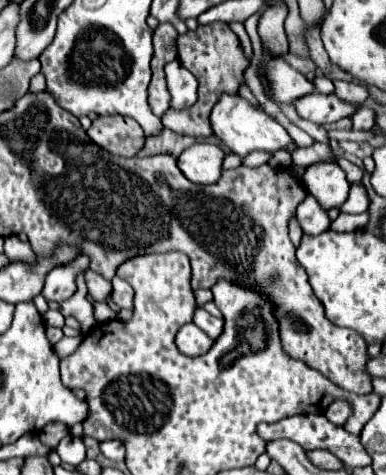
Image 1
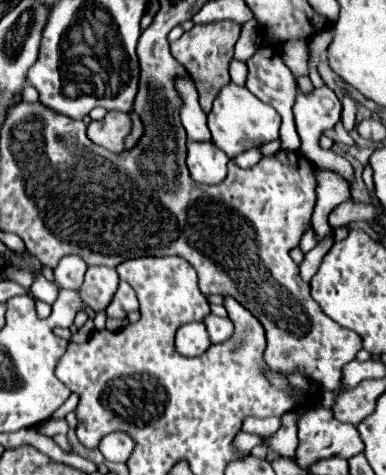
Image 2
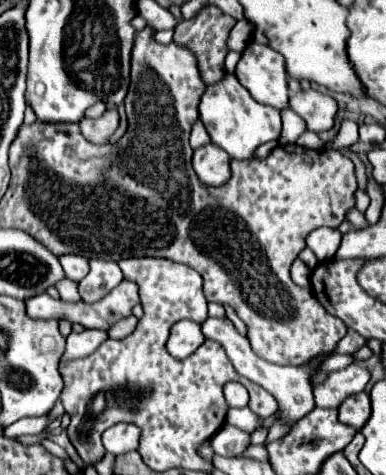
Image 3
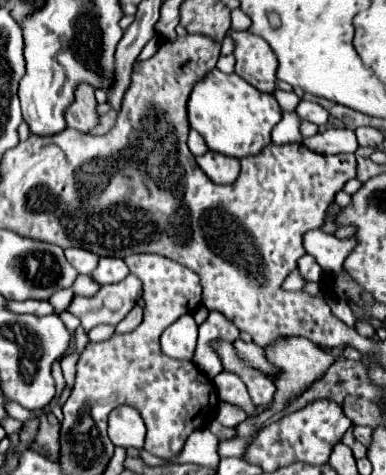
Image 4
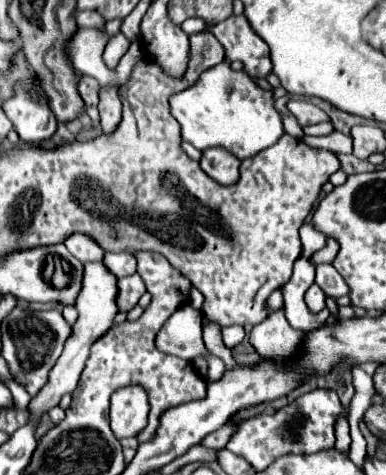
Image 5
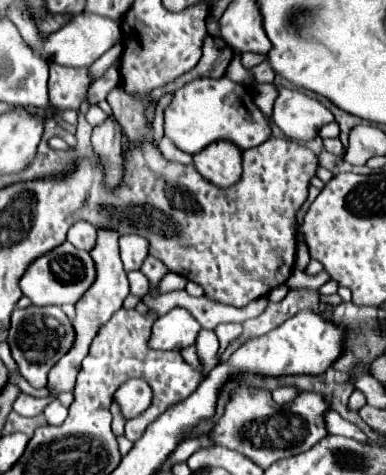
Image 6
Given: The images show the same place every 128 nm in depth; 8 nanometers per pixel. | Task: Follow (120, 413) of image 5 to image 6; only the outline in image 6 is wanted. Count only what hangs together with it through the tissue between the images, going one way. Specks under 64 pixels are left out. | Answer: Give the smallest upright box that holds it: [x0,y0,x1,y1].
[114,378,152,420]

